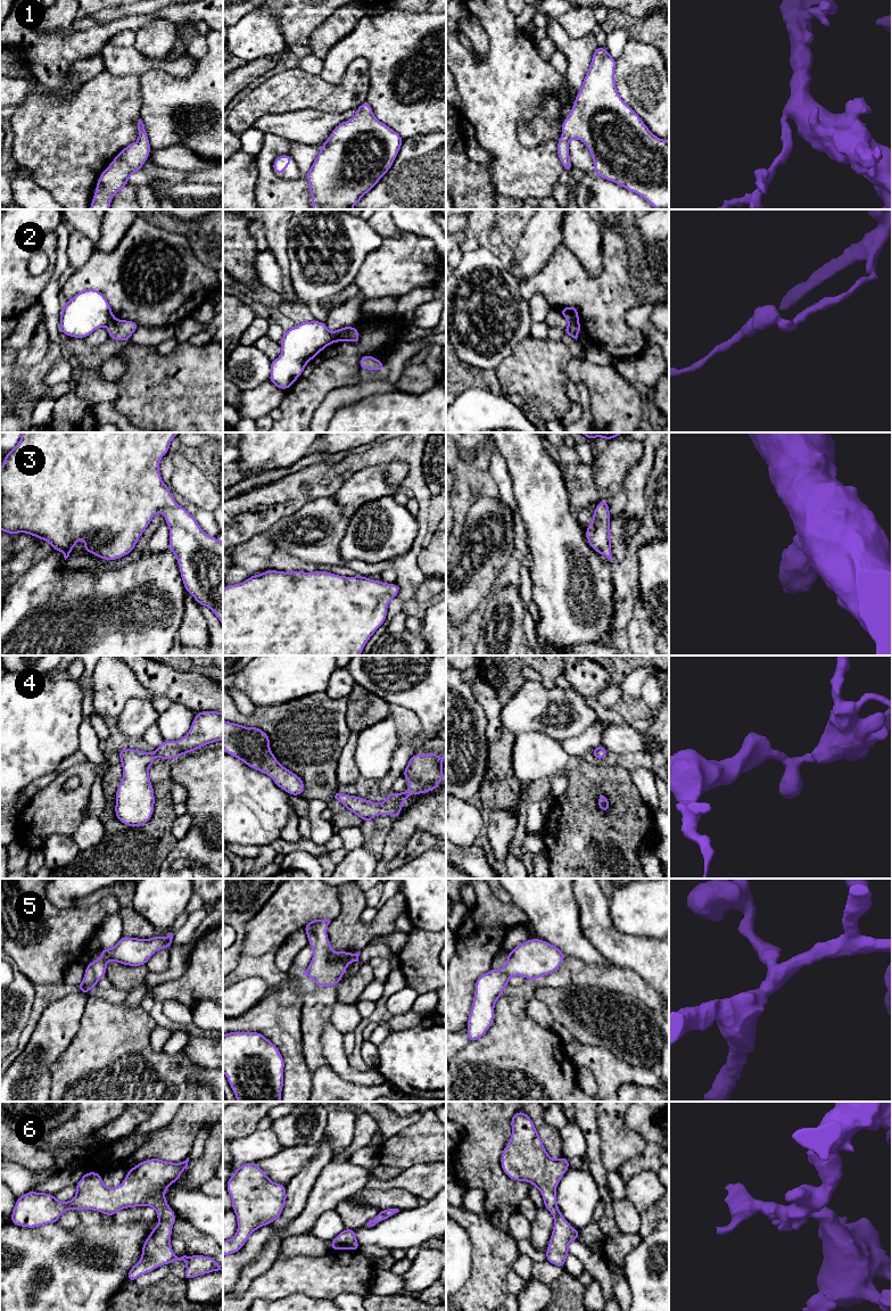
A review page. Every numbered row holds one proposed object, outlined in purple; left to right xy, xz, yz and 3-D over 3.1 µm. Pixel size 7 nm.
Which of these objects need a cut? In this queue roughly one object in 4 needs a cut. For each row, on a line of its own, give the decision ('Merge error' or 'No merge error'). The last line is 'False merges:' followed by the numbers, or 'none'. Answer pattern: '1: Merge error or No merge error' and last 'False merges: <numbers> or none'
1: No merge error
2: Merge error
3: No merge error
4: No merge error
5: No merge error
6: No merge error
False merges: 2

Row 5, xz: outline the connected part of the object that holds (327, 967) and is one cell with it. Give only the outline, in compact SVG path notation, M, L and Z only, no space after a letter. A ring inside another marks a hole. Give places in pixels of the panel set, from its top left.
M312 920L304 927L313 949L313 958L303 975L309 976L319 987L337 986L347 966L353 962L358 962L361 953L333 951L327 937L330 922L329 920Z

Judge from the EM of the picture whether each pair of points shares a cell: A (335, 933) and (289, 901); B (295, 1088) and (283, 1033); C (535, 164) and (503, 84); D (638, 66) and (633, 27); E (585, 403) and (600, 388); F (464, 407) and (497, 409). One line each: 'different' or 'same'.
A: different
B: same
C: same
D: different
E: different
F: same

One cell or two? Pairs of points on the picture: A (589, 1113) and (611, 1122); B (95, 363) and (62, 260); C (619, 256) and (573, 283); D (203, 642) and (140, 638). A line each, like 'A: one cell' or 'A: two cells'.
A: two cells
B: one cell
C: one cell
D: two cells

